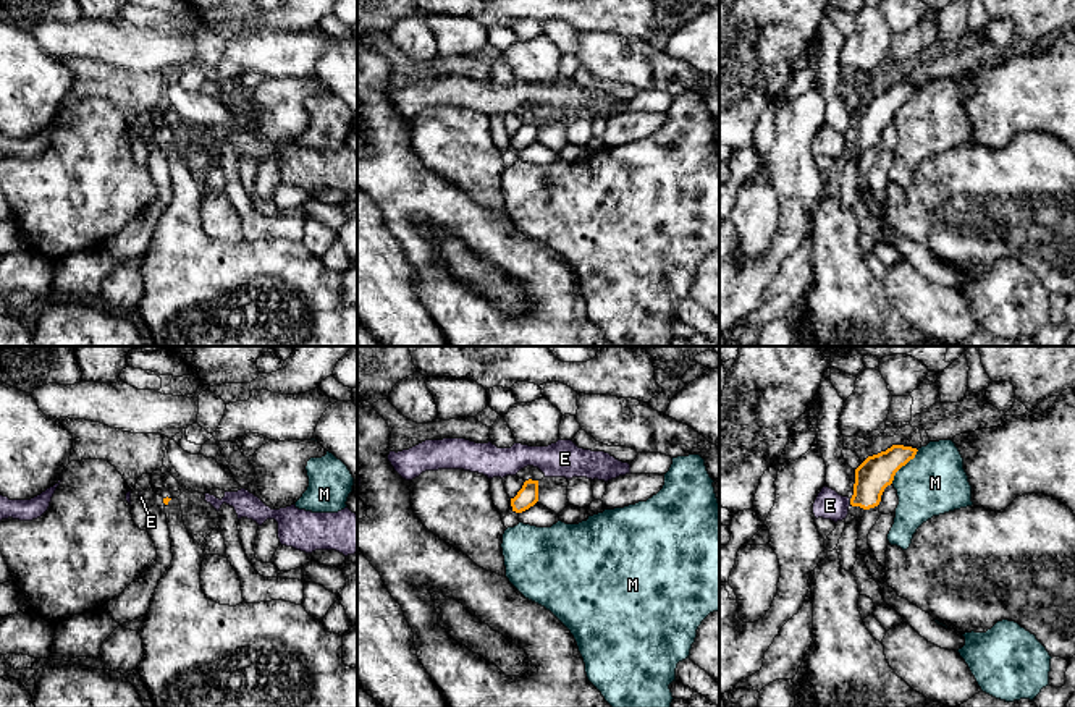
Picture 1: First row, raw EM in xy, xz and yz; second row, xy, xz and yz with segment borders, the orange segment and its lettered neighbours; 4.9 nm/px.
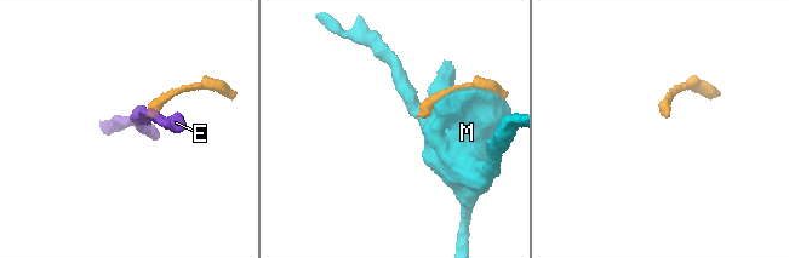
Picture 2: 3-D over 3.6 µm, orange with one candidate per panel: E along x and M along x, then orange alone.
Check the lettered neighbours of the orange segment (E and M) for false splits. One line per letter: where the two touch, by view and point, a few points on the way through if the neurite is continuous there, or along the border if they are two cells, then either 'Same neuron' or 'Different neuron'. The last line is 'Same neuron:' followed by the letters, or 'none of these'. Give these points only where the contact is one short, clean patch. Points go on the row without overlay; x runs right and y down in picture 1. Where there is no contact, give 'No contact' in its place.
E: Touches orange at yz (851, 139). Boundary: yz (849, 136), (851, 141). Different neuron
M: Touches orange at yz (902, 102). Different neuron
Same neuron: none of these

